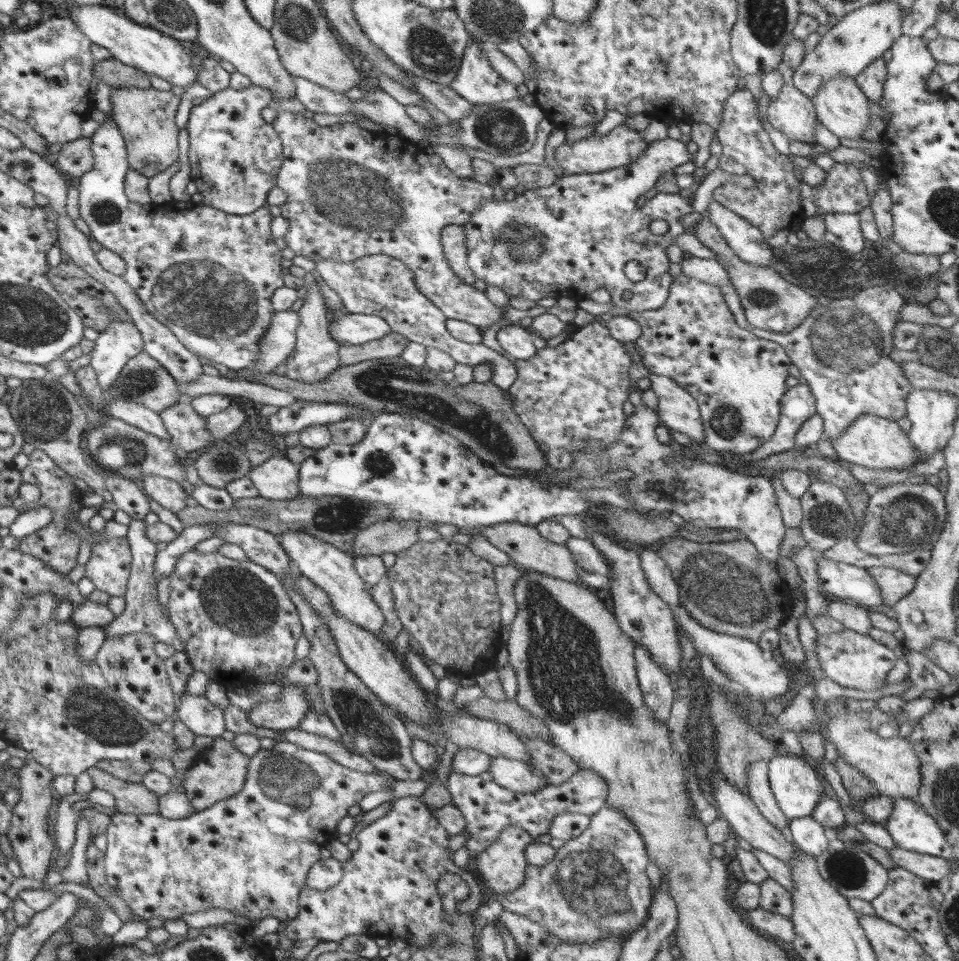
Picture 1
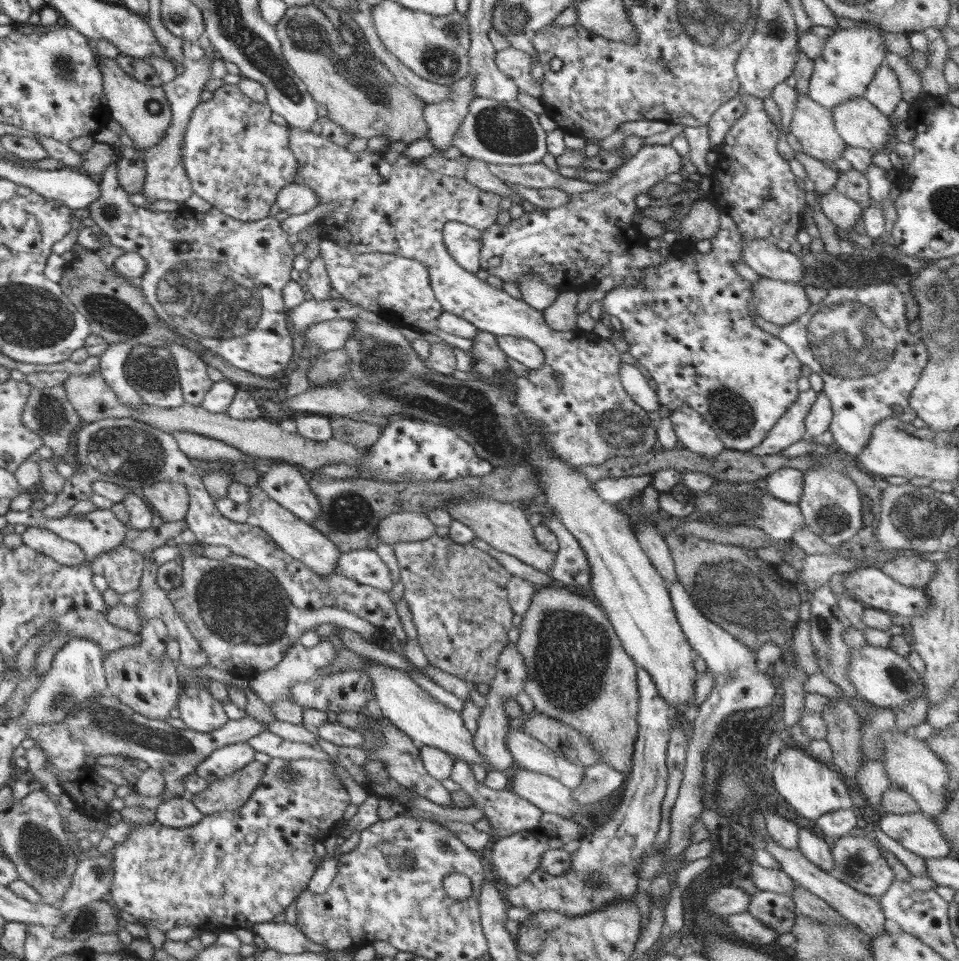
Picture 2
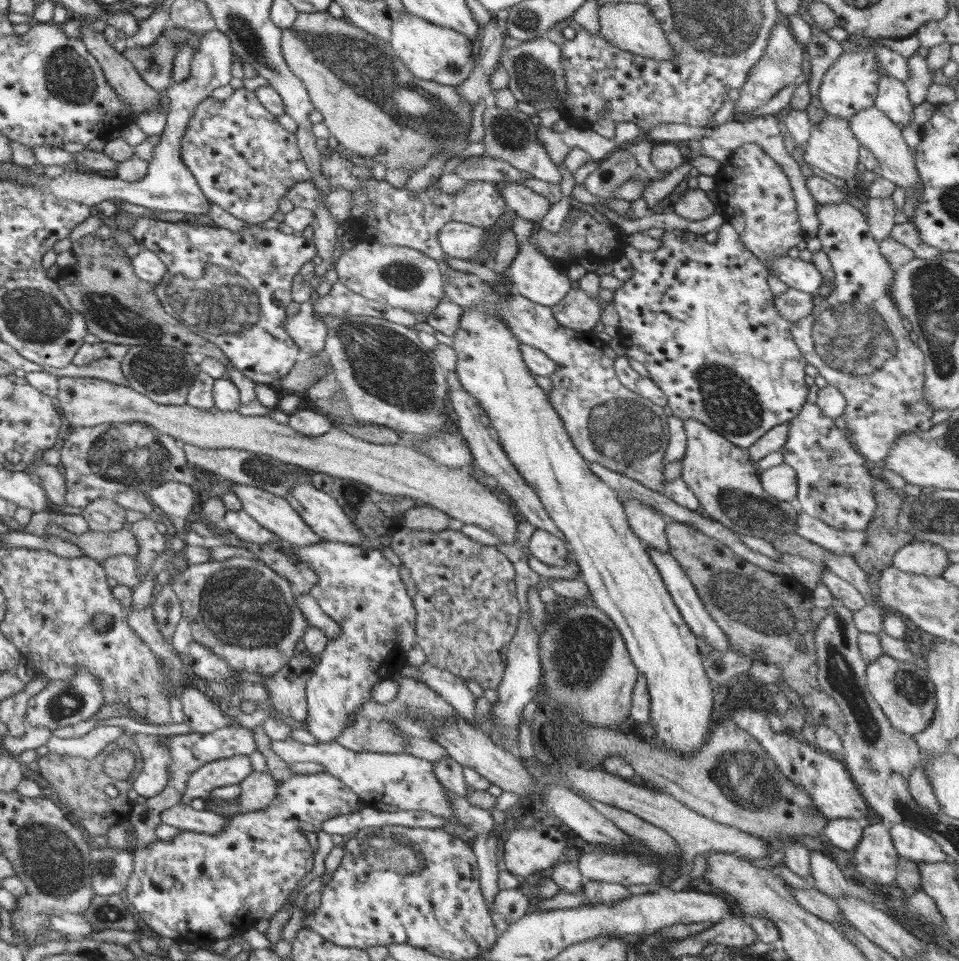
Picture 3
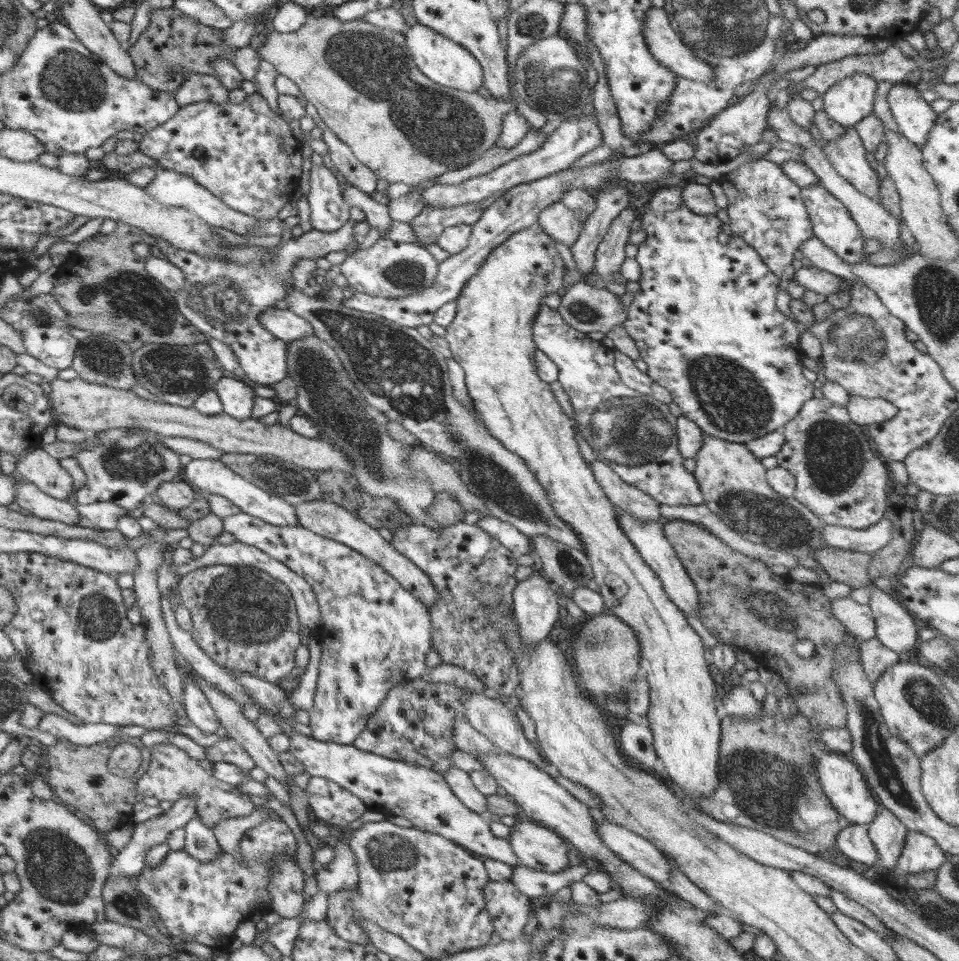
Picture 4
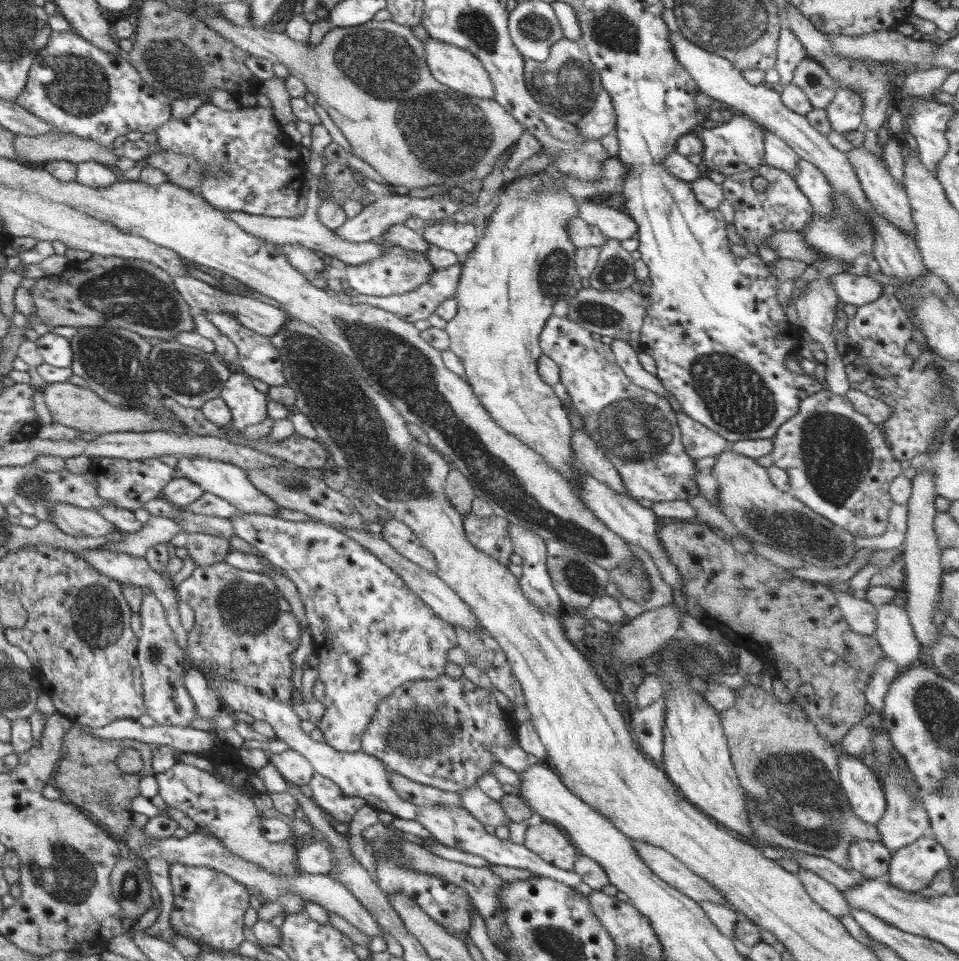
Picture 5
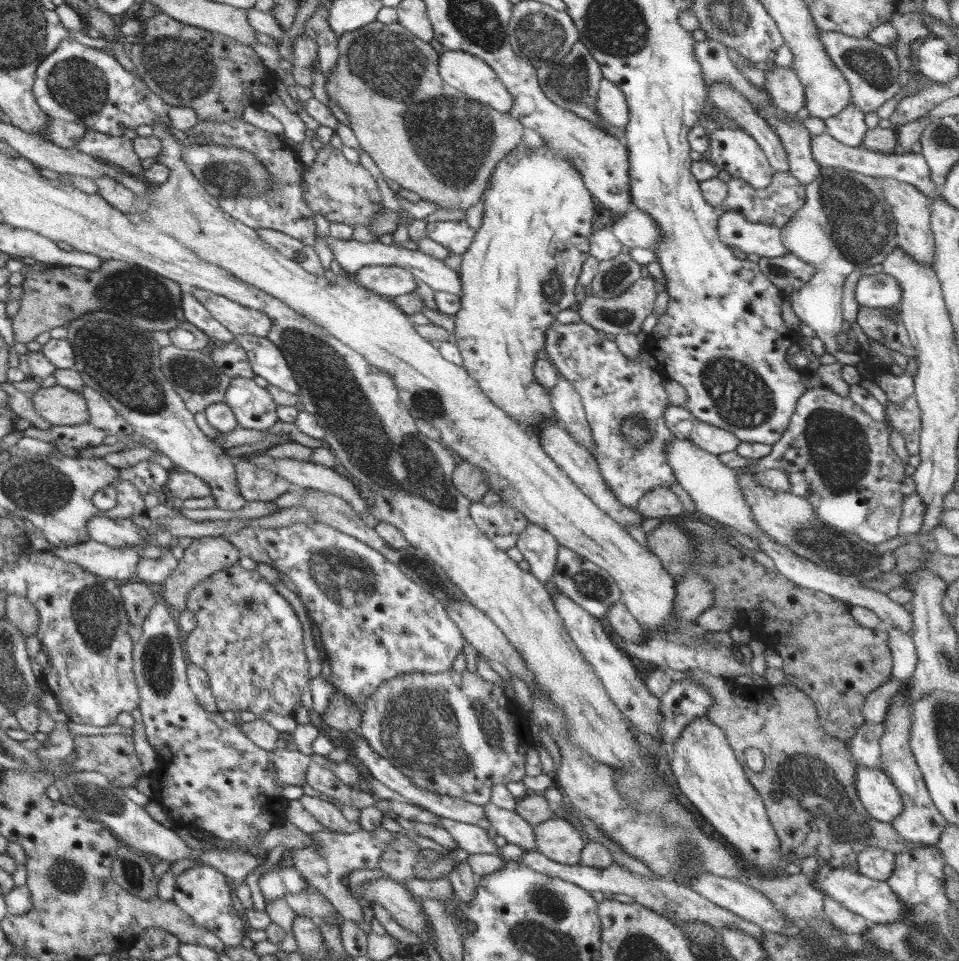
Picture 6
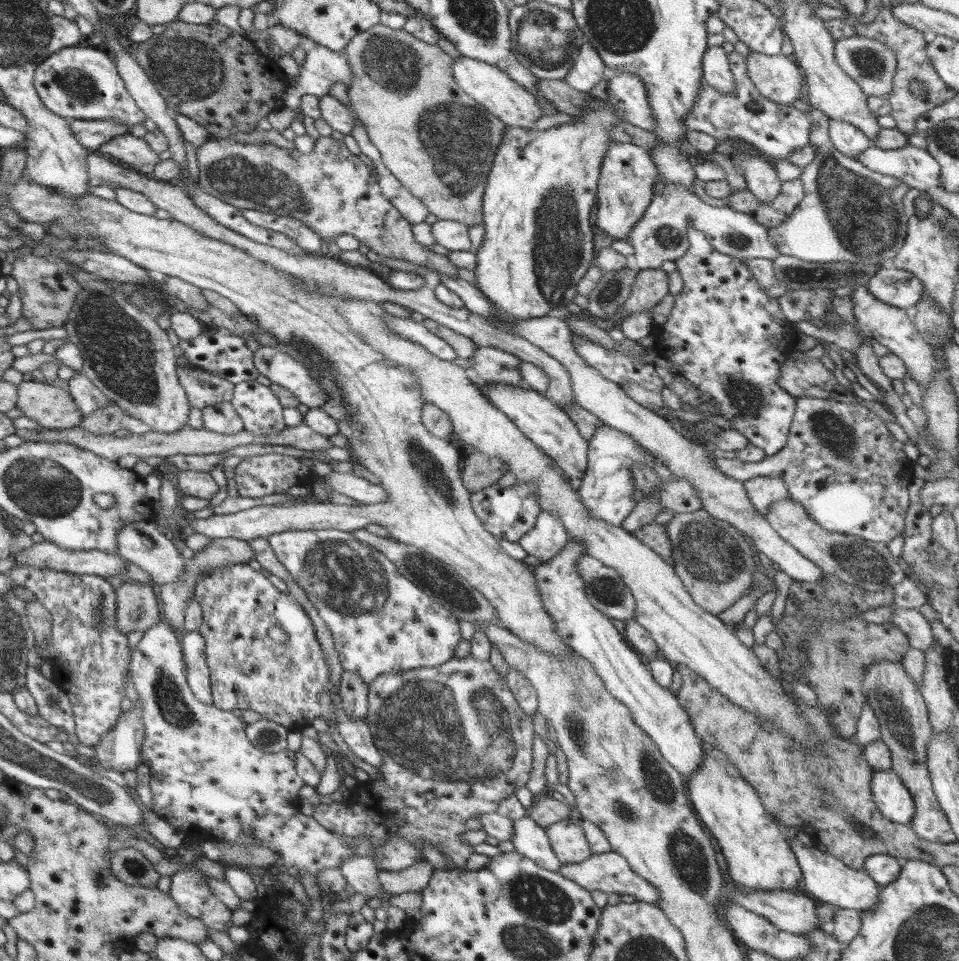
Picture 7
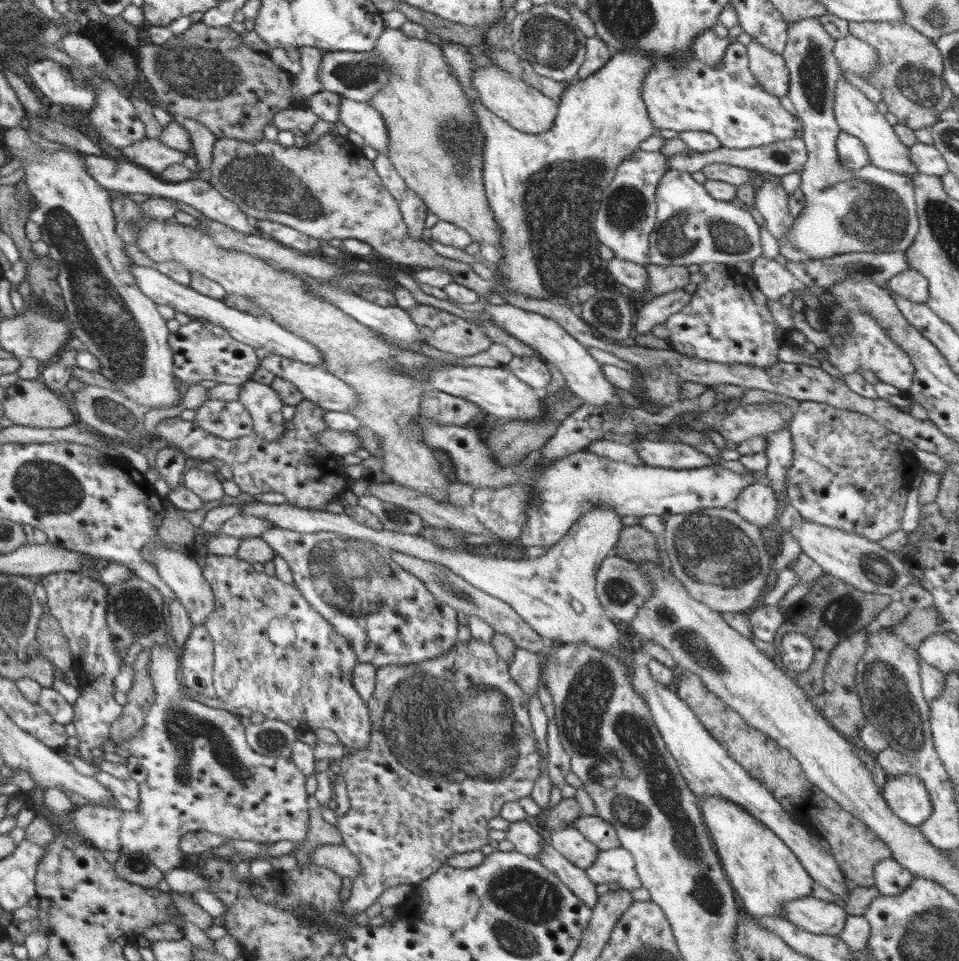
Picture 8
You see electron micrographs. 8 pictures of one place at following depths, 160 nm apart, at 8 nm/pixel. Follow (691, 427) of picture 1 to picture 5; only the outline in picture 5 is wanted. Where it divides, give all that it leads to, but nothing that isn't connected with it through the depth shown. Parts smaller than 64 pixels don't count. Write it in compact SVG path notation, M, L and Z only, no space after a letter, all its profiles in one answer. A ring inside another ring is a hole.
M729 448L717 455L718 460L709 472L718 483L718 508L740 534L820 568L840 568L855 559L858 551L854 546L855 536L802 504L790 492L777 489L767 468L756 459L736 454Z

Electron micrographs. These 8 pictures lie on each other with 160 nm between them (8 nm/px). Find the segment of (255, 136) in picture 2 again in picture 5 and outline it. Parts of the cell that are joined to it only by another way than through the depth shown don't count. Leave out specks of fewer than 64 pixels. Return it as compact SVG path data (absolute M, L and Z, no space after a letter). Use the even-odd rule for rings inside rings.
M212 102L204 103L192 116L171 118L154 132L162 151L172 151L176 154L197 158L203 166L203 178L200 194L211 207L232 212L245 212L256 216L271 216L282 218L298 217L298 199L302 194L307 164L298 151L296 144L283 132L280 122L272 108L254 105L234 110L222 110Z

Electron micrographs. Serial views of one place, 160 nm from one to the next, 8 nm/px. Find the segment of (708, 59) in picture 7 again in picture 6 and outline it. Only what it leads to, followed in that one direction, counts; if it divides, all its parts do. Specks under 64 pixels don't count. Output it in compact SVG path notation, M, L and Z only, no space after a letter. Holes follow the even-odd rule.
M716 83L708 86L708 100L734 119L757 142L774 171L789 170L787 152L782 141L745 96L729 84Z

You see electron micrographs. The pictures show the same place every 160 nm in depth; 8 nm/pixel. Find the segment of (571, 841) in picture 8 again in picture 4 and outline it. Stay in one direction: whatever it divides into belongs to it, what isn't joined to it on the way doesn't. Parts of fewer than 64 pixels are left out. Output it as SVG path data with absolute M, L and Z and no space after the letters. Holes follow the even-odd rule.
M519 818L508 838L522 865L549 873L563 871L568 866L563 838L540 824Z

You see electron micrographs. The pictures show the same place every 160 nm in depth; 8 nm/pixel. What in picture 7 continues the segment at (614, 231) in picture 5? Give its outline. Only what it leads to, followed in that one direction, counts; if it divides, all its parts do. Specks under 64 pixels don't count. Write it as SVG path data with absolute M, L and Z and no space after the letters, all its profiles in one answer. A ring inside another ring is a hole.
M670 183L656 190L648 208L630 231L627 242L634 247L636 264L640 269L660 269L662 263L666 261L676 261L681 256L684 256L685 252L688 252L689 249L689 240L687 237L687 227L689 224L696 230L703 232L706 240L708 240L718 252L722 252L728 256L734 256L736 259L766 258L766 260L773 260L779 255L778 250L776 250L771 241L768 240L768 228L760 224L754 217L751 217L749 214L744 214L744 212L738 212L728 205L724 207L711 206L700 199L692 189L680 183Z

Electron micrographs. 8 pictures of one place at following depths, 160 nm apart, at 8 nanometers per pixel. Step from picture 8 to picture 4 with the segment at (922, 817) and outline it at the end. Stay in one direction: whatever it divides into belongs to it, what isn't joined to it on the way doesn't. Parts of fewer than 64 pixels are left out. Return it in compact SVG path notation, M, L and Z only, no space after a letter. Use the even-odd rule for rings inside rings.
M824 748L817 750L814 753L814 758L816 758L816 763L814 763L816 778L822 786L822 792L830 799L832 808L851 824L870 825L876 817L879 803L868 790L867 782L864 782L856 763L846 760L842 754L831 753Z

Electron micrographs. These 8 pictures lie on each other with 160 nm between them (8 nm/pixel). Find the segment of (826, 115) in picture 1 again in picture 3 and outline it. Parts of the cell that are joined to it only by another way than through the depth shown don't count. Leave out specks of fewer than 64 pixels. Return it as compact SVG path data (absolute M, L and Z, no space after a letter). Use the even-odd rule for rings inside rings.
M874 105L857 112L852 118L848 118L848 122L859 143L877 158L882 177L890 180L896 186L902 186L905 192L913 192L915 188L919 188L921 178L913 157L908 151L909 146L902 137L901 127L894 124L884 112L878 110Z

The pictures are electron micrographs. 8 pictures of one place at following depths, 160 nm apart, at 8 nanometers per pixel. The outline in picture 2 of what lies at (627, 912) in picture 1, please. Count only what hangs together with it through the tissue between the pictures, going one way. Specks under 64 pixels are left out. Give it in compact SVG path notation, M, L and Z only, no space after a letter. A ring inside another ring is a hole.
M643 668L637 669L637 689L639 692L639 713L637 716L638 732L634 744L634 760L632 774L624 789L621 789L621 800L611 812L609 820L600 827L594 828L592 833L580 839L580 847L571 854L571 865L560 877L552 877L540 867L531 872L530 877L514 887L498 884L498 892L505 898L508 907L525 908L528 912L537 913L539 910L555 910L567 917L575 917L607 907L607 904L618 899L634 901L642 879L638 877L639 866L643 858L650 854L655 843L661 822L661 807L666 793L666 745L668 745L669 731L672 722L678 718L677 709L670 706L660 695L652 677Z

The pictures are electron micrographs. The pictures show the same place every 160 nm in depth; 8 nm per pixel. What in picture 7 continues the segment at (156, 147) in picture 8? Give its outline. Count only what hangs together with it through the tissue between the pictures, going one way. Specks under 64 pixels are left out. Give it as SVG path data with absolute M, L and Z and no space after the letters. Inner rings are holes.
M131 132L111 138L99 146L100 155L132 168L134 171L150 176L159 163L158 154L153 152L147 142Z

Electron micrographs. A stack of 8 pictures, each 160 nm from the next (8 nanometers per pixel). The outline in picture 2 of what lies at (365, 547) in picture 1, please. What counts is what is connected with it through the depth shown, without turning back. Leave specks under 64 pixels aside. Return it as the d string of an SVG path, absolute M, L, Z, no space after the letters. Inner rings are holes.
M402 511L386 515L375 530L380 543L390 546L400 542L420 542L436 532L436 526L427 517L427 512Z

